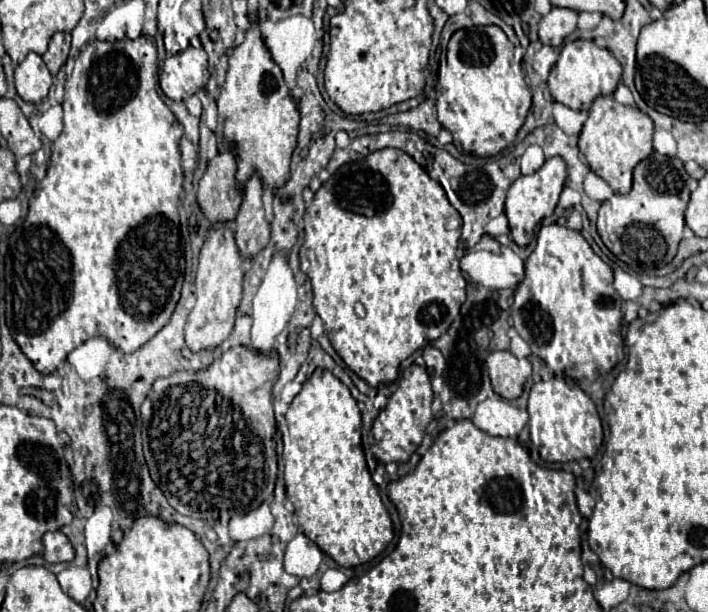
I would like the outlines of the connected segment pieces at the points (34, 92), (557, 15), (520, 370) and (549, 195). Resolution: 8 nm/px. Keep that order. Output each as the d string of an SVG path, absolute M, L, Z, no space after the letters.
M31 52L17 68L15 68L15 88L17 94L35 106L41 104L41 100L47 96L49 88L53 84L53 78L41 60L39 54Z
M553 8L539 24L539 40L553 48L559 48L563 40L577 28L577 12L567 8Z
M491 352L485 364L493 390L501 398L515 400L521 396L523 384L531 376L531 362L527 358L515 358L511 352Z
M555 156L555 158L549 158L535 174L529 174L529 176L519 176L509 192L507 192L507 200L505 200L505 216L509 220L509 228L511 228L511 236L513 240L519 244L519 246L527 246L531 240L533 240L533 234L535 234L535 226L553 214L555 206L557 206L557 200L559 200L559 194L565 186L565 180L567 180L567 166L565 166L565 160Z

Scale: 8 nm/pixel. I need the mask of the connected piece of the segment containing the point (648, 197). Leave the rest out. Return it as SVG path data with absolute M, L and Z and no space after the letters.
M651 154L633 170L633 188L629 194L613 194L599 208L597 232L603 244L633 272L645 272L669 264L683 238L683 212L689 202L689 174L679 158Z

